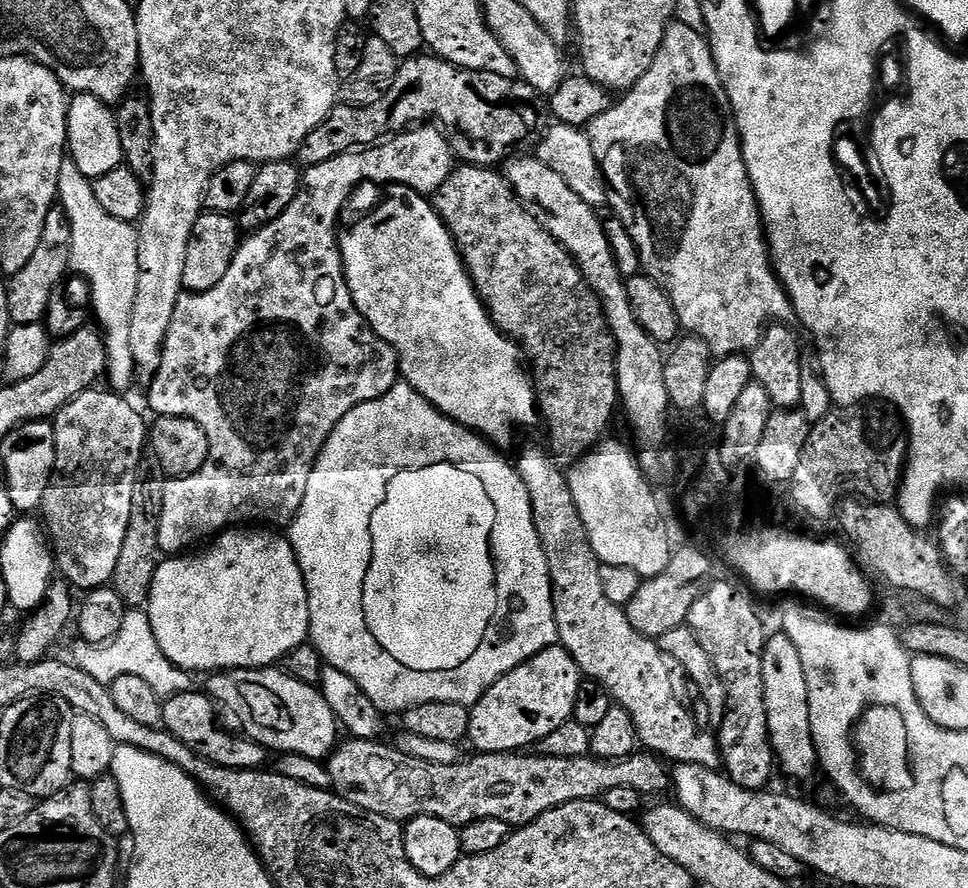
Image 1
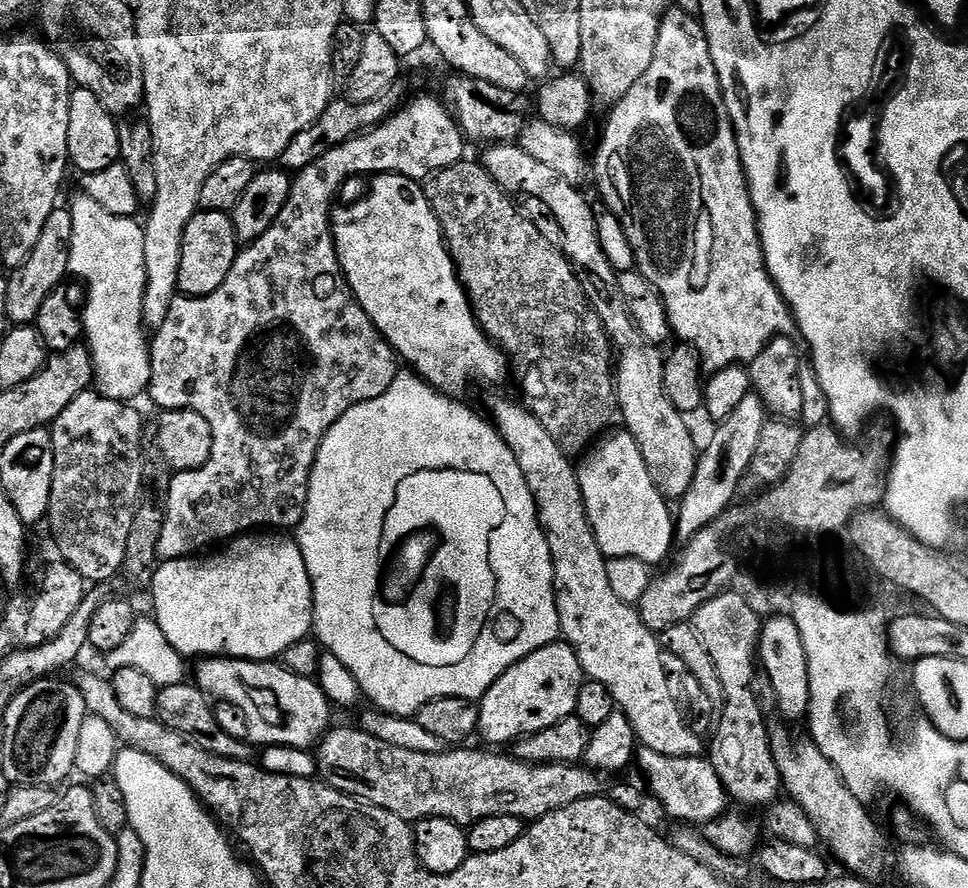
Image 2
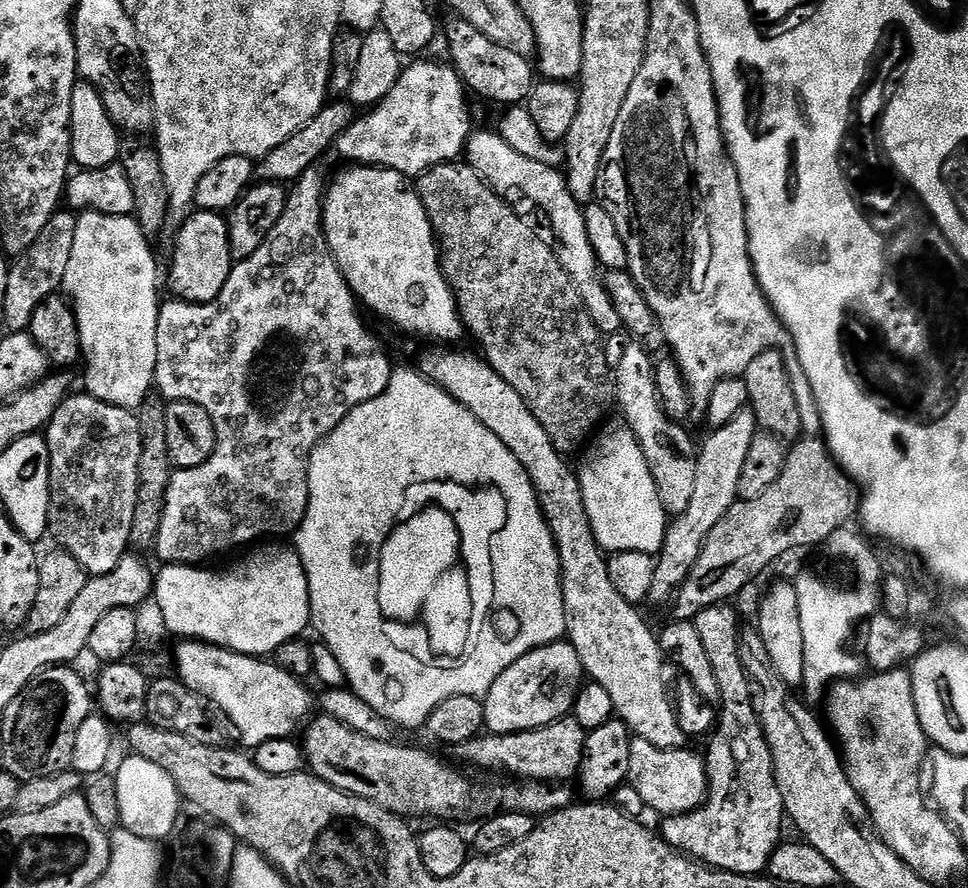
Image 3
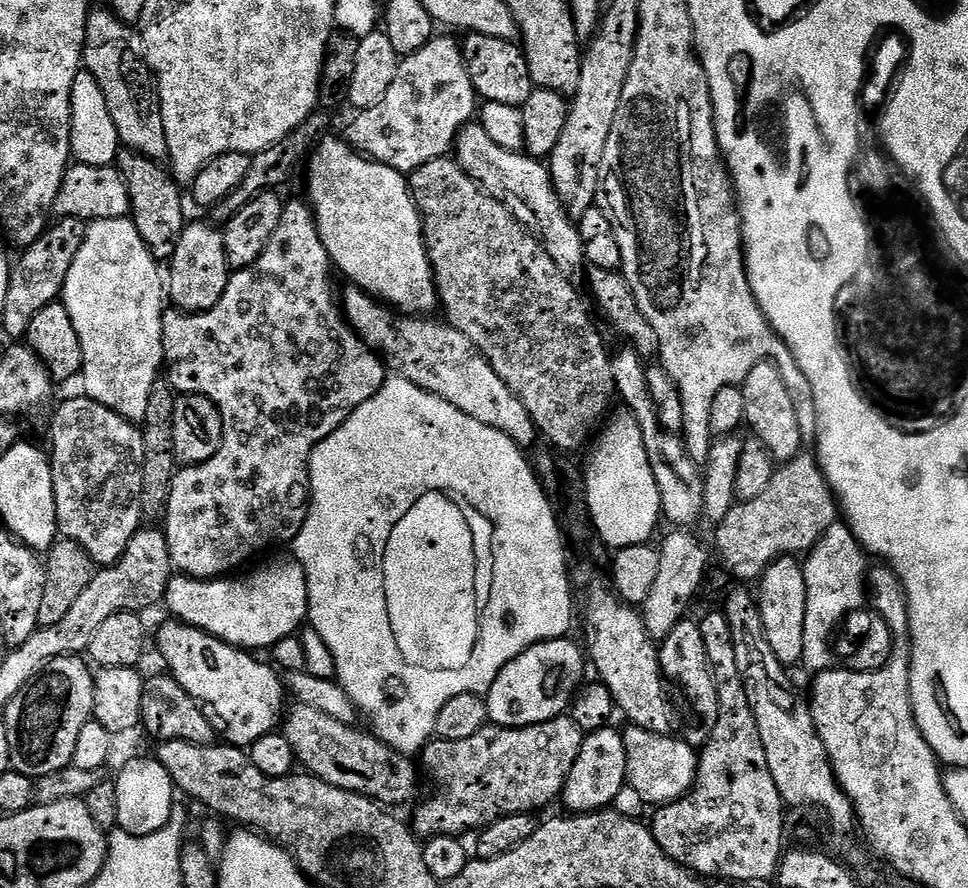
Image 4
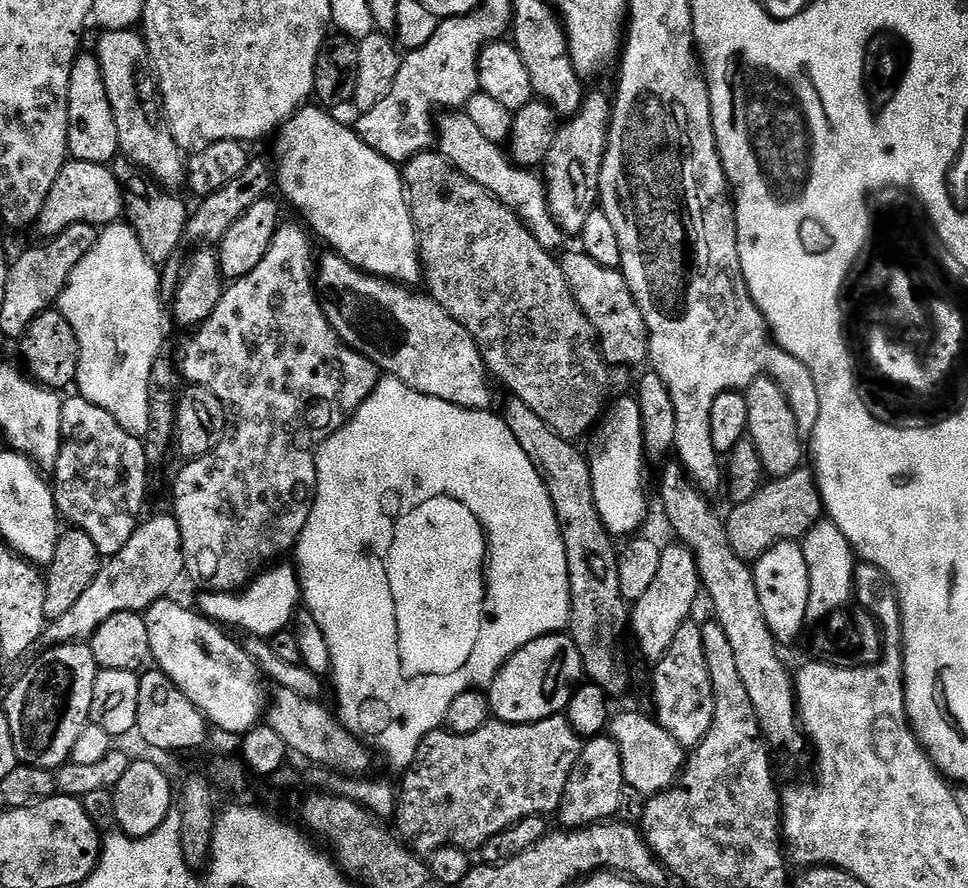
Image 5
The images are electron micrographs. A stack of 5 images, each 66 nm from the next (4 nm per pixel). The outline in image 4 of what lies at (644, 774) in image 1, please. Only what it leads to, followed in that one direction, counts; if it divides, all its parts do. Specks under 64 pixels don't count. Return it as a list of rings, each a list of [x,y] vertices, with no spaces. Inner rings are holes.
[[[293,703],[291,707],[287,709],[282,724],[282,735],[286,742],[290,742],[290,750],[294,750],[297,765],[305,773],[316,776],[330,786],[368,796],[381,806],[411,805],[417,799],[421,773],[417,761],[415,764],[411,755],[386,746],[363,727],[360,729],[360,726],[338,722],[311,706]]]

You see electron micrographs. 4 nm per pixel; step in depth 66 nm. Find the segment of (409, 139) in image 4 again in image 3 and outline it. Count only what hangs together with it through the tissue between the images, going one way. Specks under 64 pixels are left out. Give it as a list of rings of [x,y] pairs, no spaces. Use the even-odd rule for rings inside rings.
[[[421,59],[403,69],[394,82],[394,90],[386,94],[384,100],[379,100],[371,109],[369,116],[353,119],[352,125],[336,139],[334,152],[342,159],[348,160],[352,166],[371,166],[374,168],[389,168],[409,178],[418,178],[424,172],[429,172],[439,164],[450,164],[459,161],[468,145],[468,137],[474,131],[472,116],[468,113],[468,100],[464,81],[456,73],[451,63],[435,64],[432,60]]]

